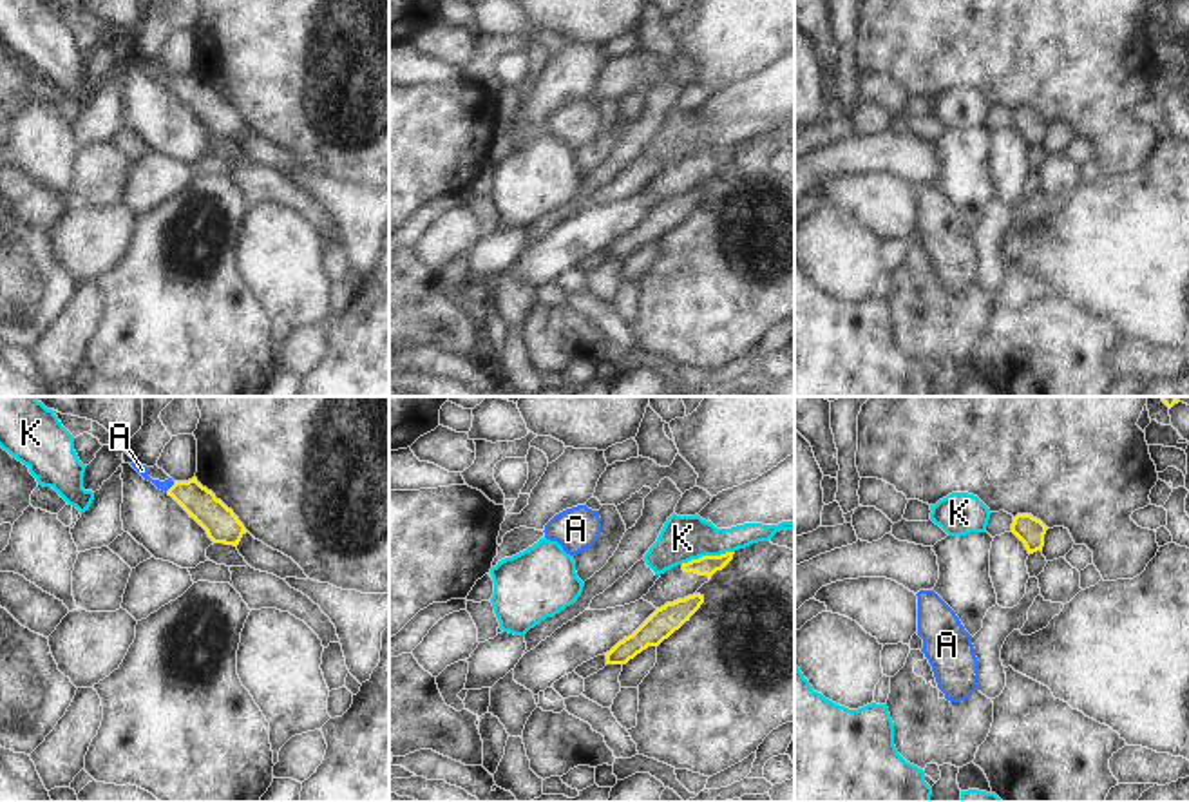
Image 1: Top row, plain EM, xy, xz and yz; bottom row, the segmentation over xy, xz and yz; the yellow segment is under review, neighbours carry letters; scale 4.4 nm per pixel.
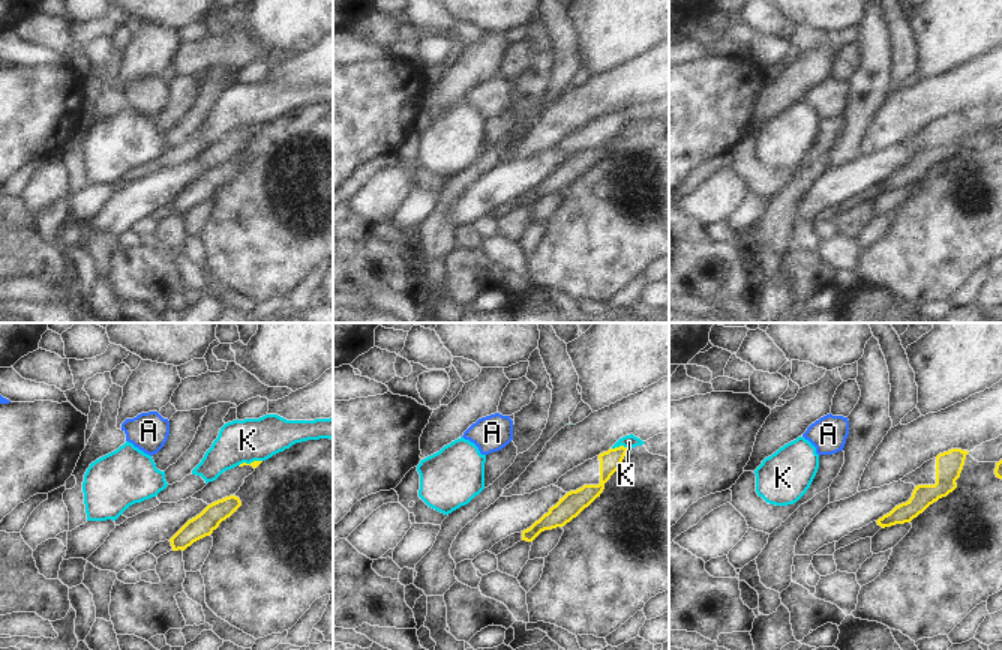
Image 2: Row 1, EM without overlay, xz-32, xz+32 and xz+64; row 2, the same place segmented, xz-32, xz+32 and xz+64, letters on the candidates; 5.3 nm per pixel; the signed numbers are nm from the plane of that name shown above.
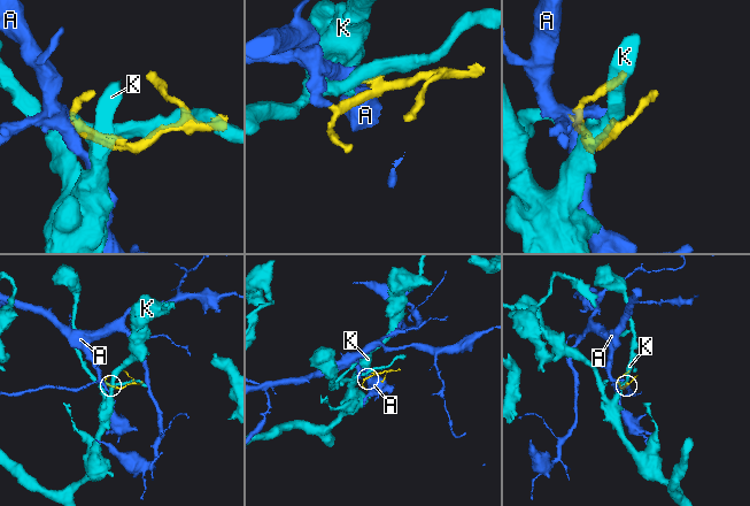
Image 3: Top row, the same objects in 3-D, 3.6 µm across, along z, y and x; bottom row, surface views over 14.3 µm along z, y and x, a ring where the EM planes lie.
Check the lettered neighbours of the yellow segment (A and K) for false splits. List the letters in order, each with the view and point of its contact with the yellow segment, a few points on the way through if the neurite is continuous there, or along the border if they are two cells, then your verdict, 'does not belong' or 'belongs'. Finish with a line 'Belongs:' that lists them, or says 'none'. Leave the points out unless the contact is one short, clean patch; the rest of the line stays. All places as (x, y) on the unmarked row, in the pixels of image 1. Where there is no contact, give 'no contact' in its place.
A: meets yellow in xy at (171, 82); runs through xy (212, 109), (190, 89), (171, 82), (160, 80), (142, 64); belongs
K: meets yellow in xz at (706, 151); border along xz (733, 145), (706, 149), (681, 158); does not belong
Belongs: A

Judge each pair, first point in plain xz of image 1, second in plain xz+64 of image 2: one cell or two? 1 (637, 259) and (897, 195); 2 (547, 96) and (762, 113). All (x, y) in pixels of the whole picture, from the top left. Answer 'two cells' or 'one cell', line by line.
1: one cell
2: one cell

